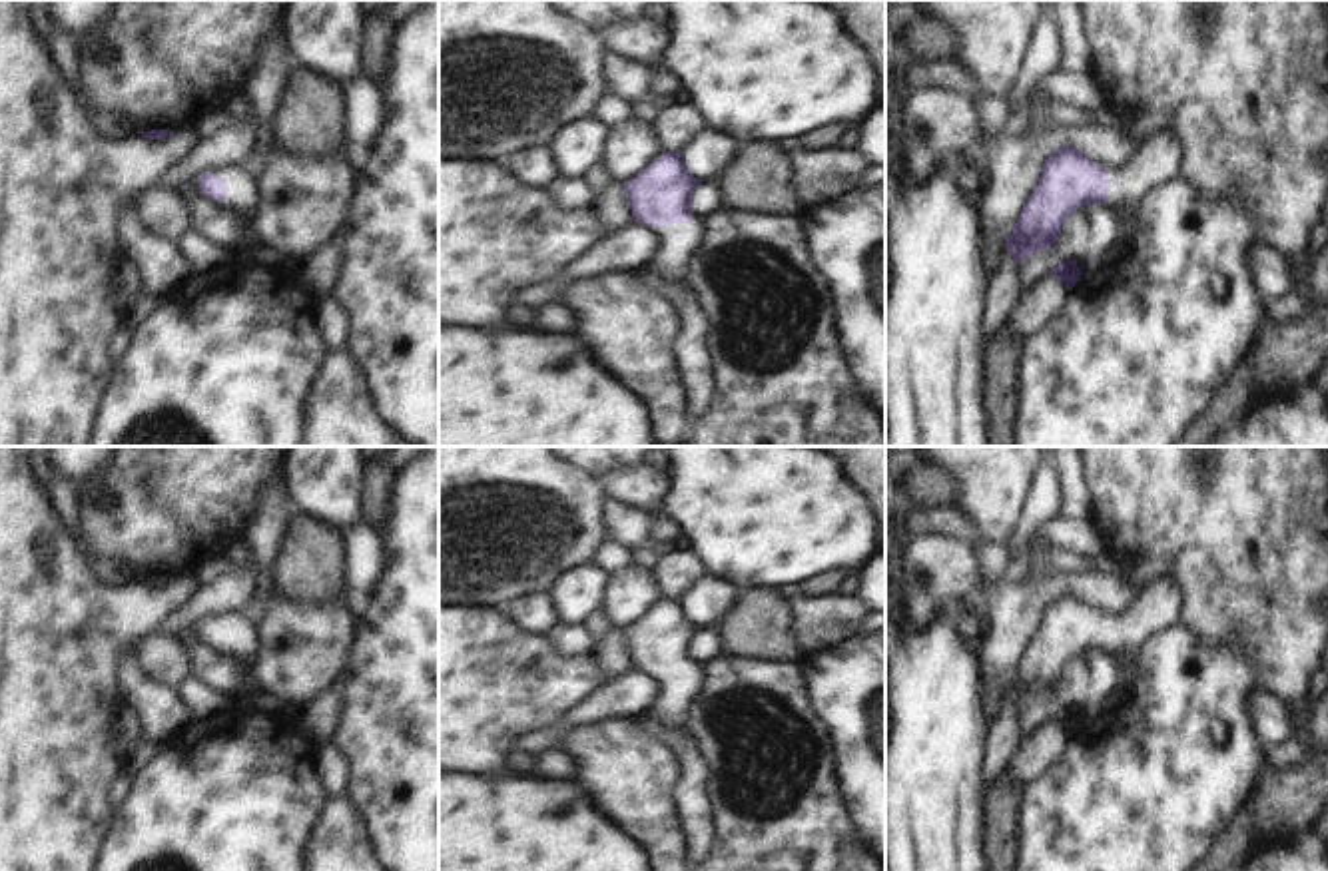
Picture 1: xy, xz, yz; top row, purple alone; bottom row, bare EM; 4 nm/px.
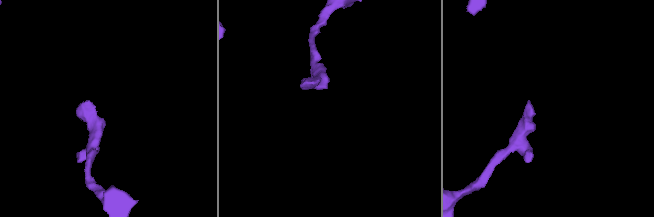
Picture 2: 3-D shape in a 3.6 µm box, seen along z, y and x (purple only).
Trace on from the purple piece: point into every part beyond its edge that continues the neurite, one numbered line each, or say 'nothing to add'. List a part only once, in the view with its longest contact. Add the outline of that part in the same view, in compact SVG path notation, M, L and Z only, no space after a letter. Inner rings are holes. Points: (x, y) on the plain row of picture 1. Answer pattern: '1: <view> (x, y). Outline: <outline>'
1: xz (682, 688). Outline: M688 668L654 674L654 678L664 684L664 694L648 716L662 722L670 731L692 733L688 724L692 708L706 688L706 672Z

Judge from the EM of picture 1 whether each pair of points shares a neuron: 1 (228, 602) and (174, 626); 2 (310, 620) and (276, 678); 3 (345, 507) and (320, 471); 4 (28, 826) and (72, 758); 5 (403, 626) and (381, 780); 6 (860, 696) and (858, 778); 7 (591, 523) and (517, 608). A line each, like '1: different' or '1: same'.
1: same
2: same
3: same
4: same
5: same
6: same
7: different

